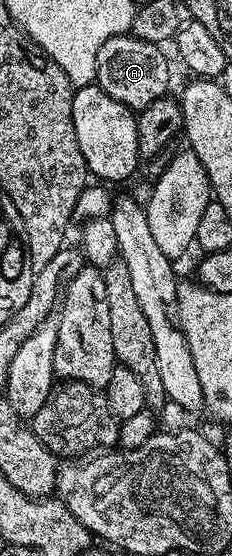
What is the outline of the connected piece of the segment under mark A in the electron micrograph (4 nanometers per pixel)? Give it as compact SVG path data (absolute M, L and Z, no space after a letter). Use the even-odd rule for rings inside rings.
M129 32L113 36L105 40L105 44L101 44L101 52L97 52L95 82L106 94L113 96L113 100L136 112L143 110L153 104L153 100L164 97L171 82L167 58L159 50L162 49L156 43L137 40Z

